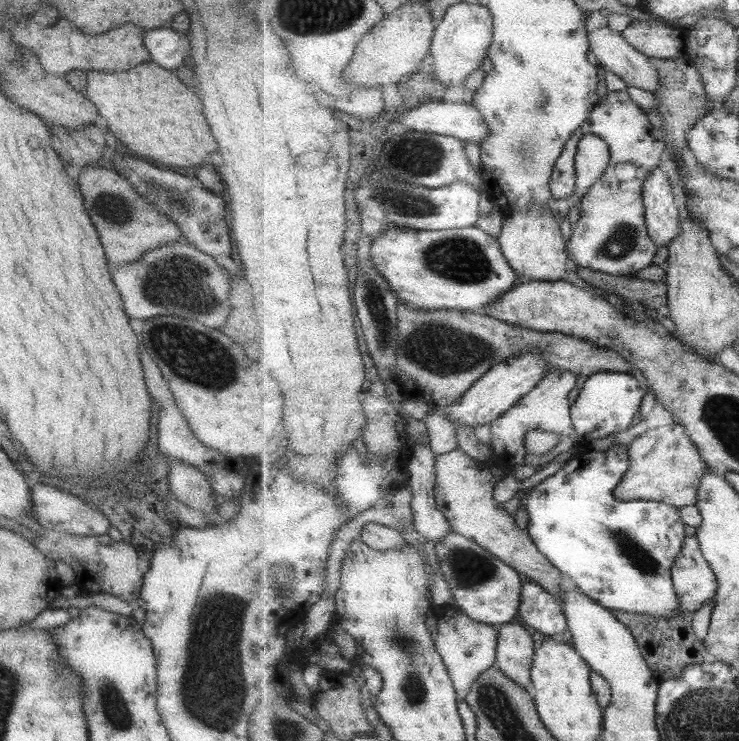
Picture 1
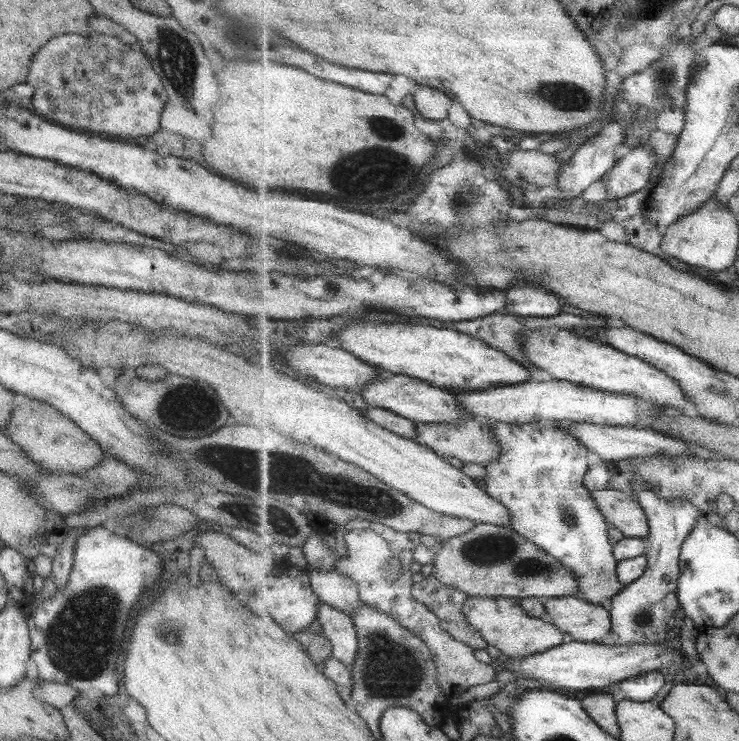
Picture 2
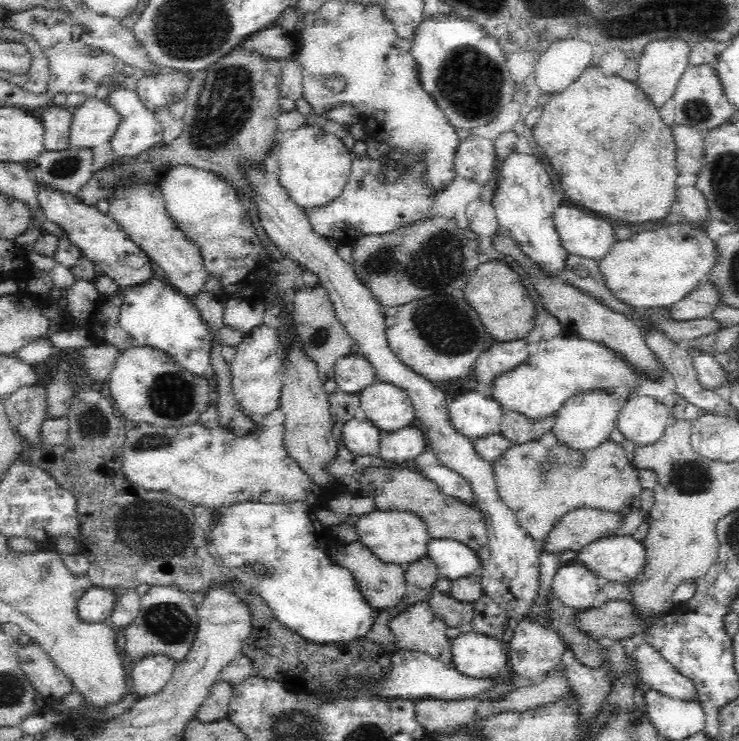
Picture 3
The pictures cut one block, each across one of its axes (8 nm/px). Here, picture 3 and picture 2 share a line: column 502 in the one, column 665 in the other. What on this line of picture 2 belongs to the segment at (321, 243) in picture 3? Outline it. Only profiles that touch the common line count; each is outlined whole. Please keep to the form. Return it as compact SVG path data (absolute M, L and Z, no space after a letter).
M636 476L634 492L639 504L647 513L650 531L648 543L648 567L641 578L626 585L612 600L610 613L612 616L611 633L616 642L614 645L629 646L630 644L675 643L679 632L685 624L685 609L679 602L678 584L681 576L681 554L683 543L691 531L698 526L698 520L703 515L699 509L688 500L674 500L669 502L658 495L654 488L650 488L646 480Z

